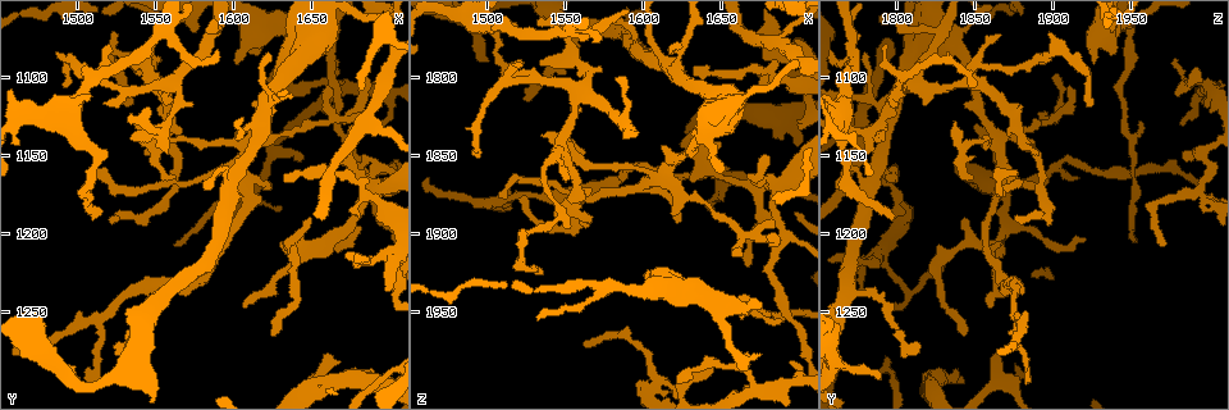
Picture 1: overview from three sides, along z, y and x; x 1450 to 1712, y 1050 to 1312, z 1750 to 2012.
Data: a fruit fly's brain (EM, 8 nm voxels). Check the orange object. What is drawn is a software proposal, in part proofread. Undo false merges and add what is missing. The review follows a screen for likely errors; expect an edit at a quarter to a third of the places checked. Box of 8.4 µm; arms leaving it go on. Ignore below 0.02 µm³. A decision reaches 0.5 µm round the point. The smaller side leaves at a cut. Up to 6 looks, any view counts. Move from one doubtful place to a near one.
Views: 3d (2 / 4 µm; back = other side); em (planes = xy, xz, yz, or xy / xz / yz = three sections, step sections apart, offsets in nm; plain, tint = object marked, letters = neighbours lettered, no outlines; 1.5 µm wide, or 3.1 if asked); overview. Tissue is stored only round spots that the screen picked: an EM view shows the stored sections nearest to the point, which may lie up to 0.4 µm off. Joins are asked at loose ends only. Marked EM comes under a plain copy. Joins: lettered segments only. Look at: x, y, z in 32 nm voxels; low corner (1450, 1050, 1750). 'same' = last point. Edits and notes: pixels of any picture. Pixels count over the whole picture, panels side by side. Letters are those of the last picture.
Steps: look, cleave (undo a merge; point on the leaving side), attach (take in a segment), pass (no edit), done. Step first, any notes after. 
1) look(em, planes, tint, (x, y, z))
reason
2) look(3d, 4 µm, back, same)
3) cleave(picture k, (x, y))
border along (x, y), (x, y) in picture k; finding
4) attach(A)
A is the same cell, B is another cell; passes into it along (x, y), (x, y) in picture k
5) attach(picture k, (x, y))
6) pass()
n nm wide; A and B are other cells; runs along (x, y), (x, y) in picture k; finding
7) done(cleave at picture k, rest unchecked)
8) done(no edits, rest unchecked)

look(em, yz, step 4, tint, (1552, 1072, 1770))
abrupt turn

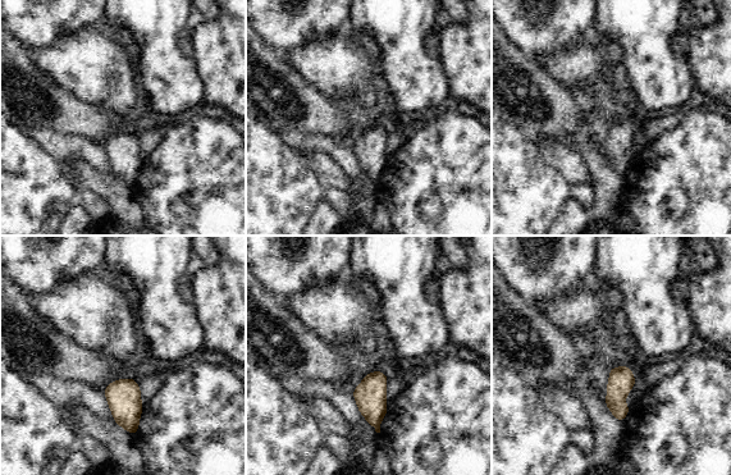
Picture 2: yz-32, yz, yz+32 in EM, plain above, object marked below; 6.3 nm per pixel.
look(em, planes, letters, same)
cut it another way

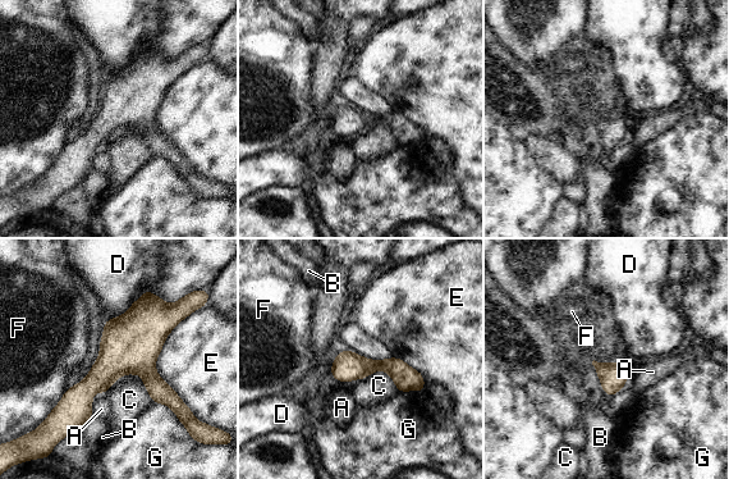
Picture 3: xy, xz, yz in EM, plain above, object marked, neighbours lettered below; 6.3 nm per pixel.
pass()
170 nm wide; A, B, C, D, E, F and G are other cells; all the same cell

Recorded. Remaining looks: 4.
look(em, planes, letters, (1648, 1190, 1842))
tapers out

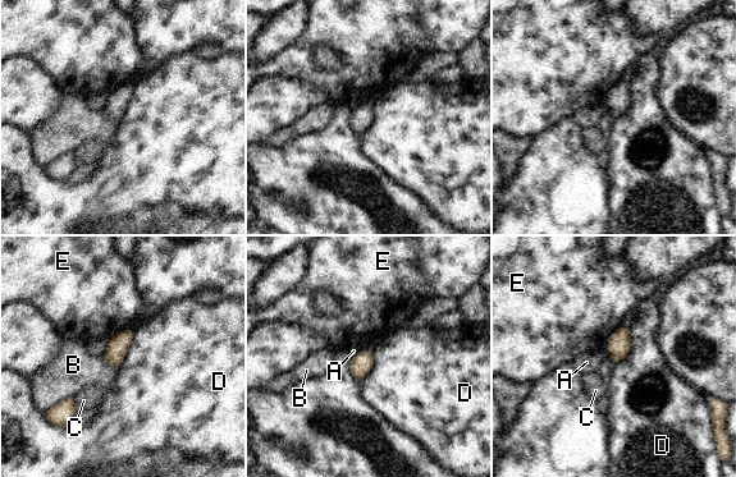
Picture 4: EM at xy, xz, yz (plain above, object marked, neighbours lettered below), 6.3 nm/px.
pass()
A, B, C, D and E are other cells; no lettered segment goes on from it

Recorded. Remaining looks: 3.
look(em, planes, letters, (1688, 1164, 1948))
four or more arms meet

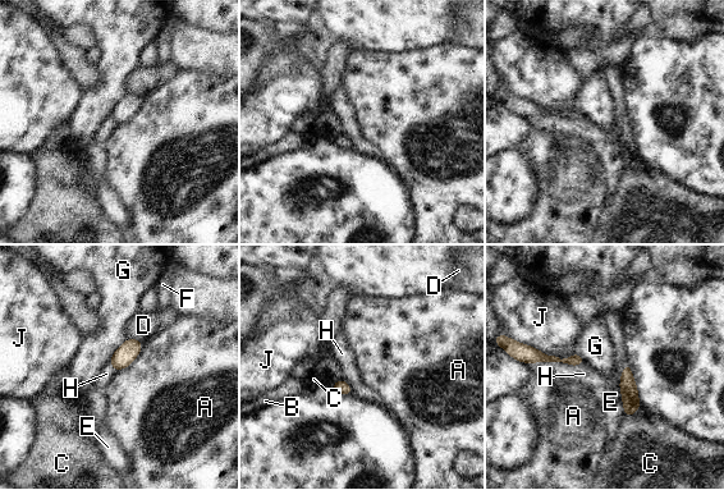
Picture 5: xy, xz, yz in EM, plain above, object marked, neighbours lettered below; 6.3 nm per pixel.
pass()
20 nm wide; A, B, C, D, E, F, G, H and J are other cells; runs along (627, 369), (629, 412) in picture 5; all the same cell

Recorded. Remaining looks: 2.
done(no edits, rest unchecked)

